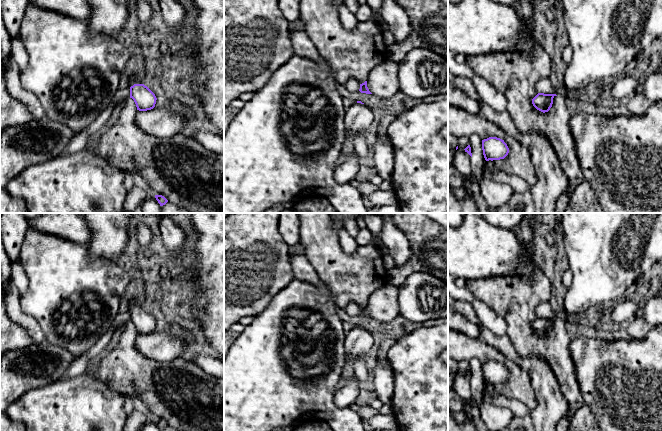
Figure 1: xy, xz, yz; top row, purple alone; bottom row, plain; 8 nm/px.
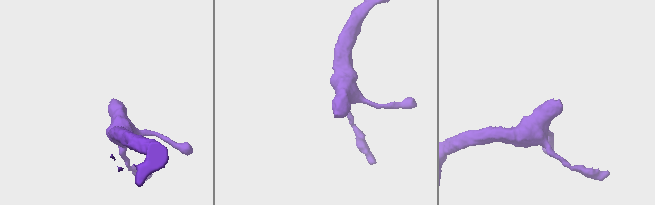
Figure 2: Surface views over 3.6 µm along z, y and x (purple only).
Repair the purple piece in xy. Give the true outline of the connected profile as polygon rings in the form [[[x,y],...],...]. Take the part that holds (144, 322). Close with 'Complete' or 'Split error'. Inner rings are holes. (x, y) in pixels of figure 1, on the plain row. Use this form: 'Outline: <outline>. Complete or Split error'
Outline: [[[132,297],[129,300],[129,307],[130,322],[134,324],[137,334],[147,335],[153,333],[157,322],[155,318],[142,307],[138,297]]]. Split error

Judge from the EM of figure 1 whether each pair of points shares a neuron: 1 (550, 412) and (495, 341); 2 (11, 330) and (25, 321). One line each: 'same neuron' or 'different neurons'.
1: same neuron
2: different neurons

